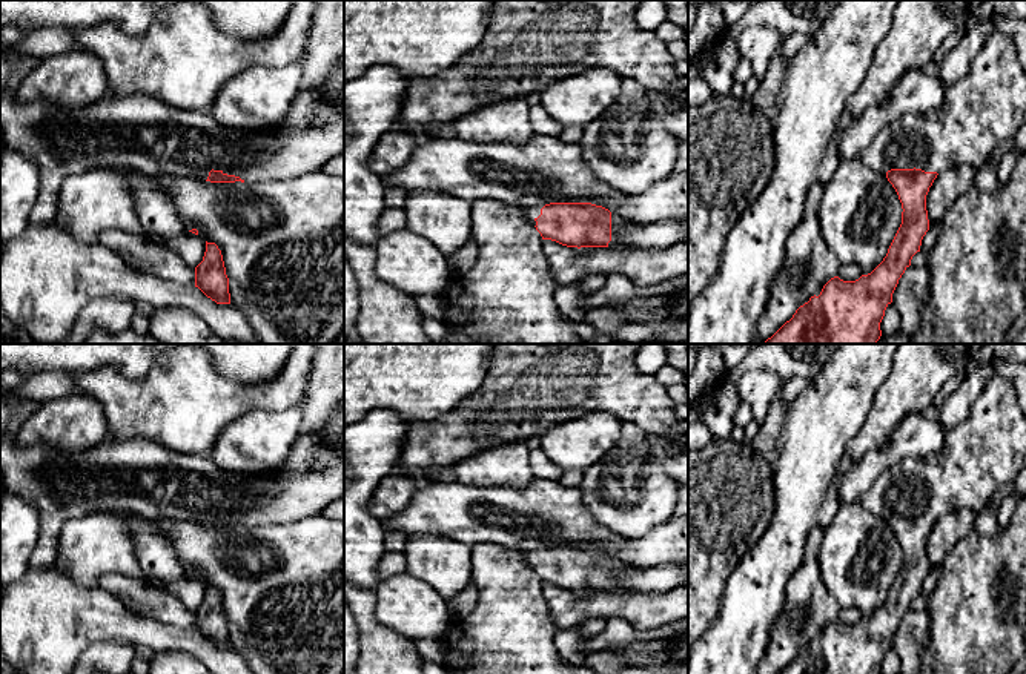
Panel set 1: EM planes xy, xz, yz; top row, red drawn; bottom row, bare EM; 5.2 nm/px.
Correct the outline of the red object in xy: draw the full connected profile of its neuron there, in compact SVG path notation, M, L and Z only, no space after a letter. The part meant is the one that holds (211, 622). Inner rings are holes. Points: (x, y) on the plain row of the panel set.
M206 585L203 605L195 611L195 631L217 648L230 648L229 622L215 586Z

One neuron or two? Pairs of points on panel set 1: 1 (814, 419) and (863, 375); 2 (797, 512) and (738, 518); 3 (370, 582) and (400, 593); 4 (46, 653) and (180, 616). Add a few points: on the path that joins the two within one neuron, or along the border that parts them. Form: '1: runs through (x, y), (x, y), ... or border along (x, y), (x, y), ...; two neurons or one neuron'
1: runs through (827, 407), (851, 383); one neuron
2: border along (773, 478), (773, 516), (762, 536), (753, 545); two neurons
3: border along (380, 581), (373, 588); two neurons
4: border along (128, 607), (135, 613), (166, 624), (194, 630); two neurons

